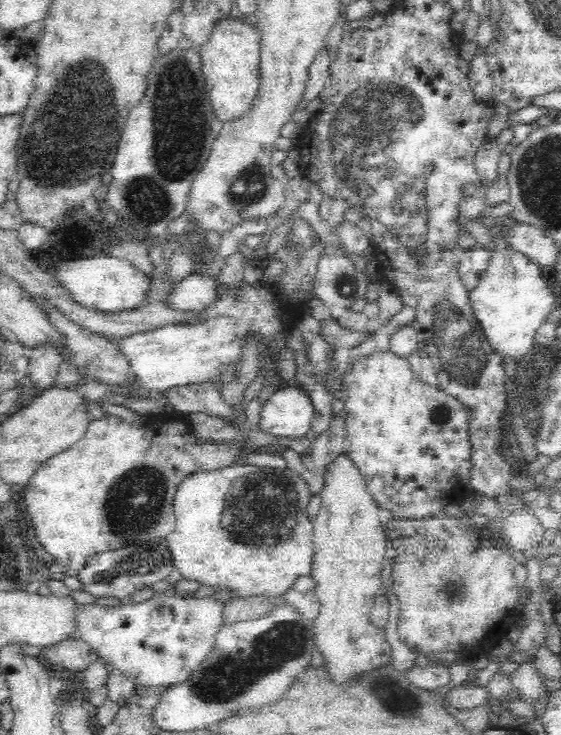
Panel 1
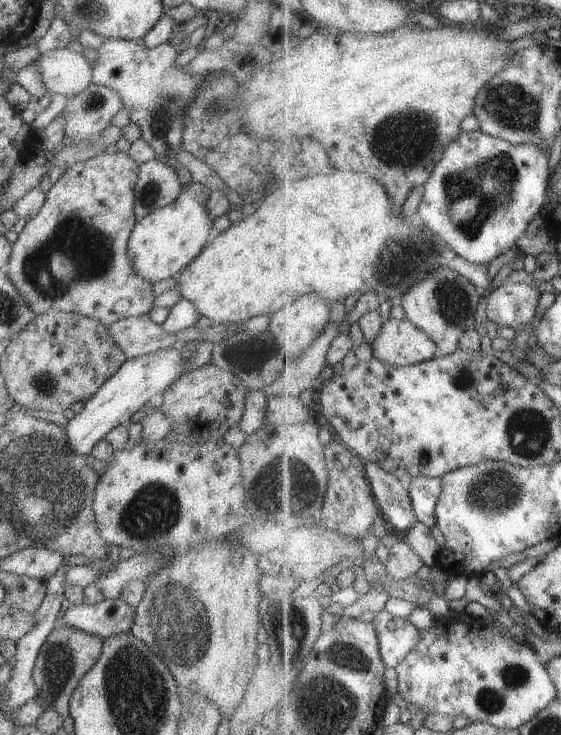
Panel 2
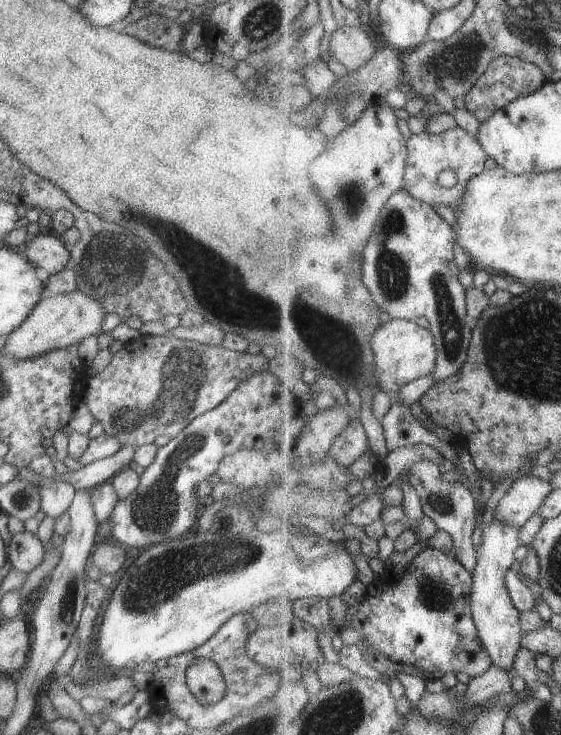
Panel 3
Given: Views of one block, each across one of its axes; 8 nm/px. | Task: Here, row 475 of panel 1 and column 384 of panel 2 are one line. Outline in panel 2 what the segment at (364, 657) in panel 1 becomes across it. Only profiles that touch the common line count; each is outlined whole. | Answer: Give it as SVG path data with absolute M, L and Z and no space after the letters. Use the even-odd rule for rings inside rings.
M390 319L371 344L373 356L393 366L414 365L437 355L437 342L409 319Z

